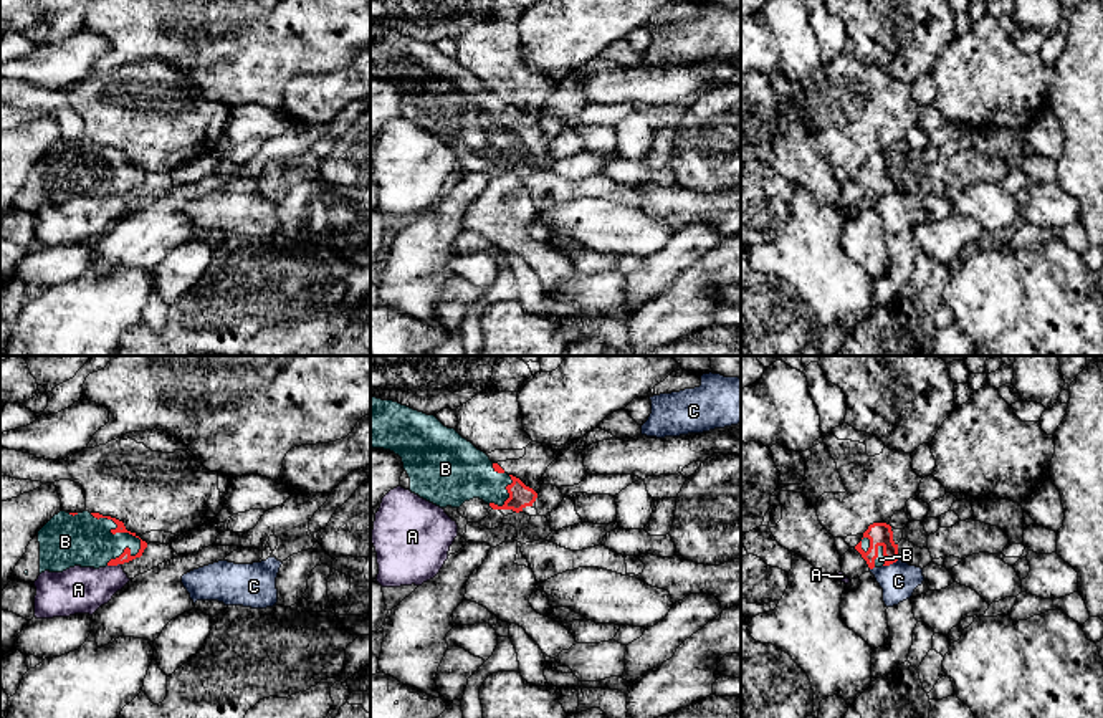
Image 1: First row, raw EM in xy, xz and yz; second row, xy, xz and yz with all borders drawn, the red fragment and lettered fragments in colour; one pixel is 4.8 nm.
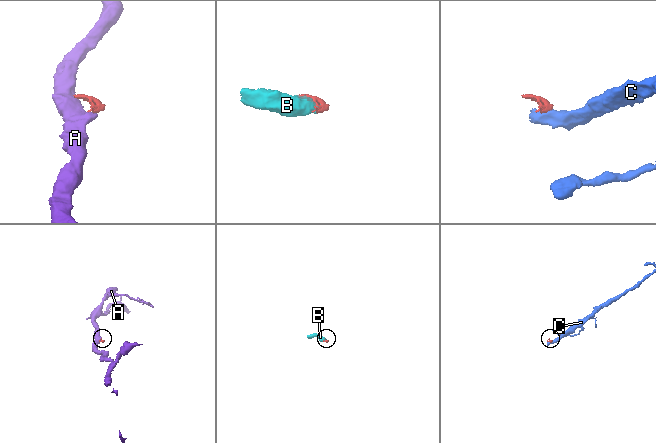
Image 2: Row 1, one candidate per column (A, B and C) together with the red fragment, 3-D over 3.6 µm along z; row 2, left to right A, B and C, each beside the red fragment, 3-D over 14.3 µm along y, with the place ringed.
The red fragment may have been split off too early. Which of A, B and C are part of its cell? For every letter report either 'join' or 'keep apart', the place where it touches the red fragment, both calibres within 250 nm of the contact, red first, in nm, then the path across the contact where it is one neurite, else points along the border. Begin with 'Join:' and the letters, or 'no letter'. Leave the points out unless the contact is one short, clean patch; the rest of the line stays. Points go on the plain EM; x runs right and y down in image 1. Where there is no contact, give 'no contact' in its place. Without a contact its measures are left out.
Join: B
A: keep apart; meets red in xy at (113, 194); 50 nm thick on the red side, 220 nm on the other
B: join; meets red in xy at (118, 161); 50 nm thick on the red side, 260 nm on the other; runs through xy (126, 186), (139, 169), (118, 161), (109, 169), (81, 169)
C: keep apart; meets red in yz at (890, 192); 110 nm thick on the red side, 180 nm on the other; border along yz (898, 187), (883, 196)

